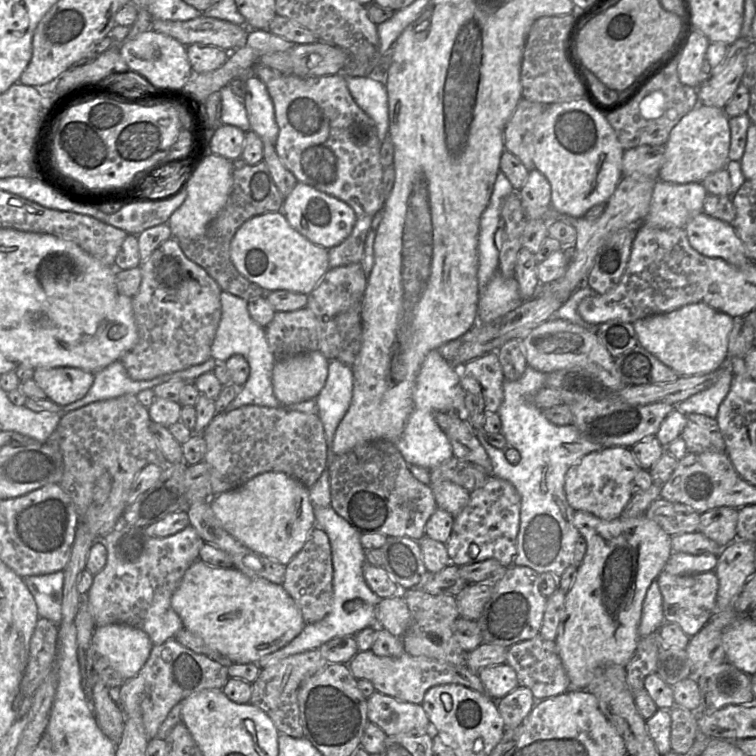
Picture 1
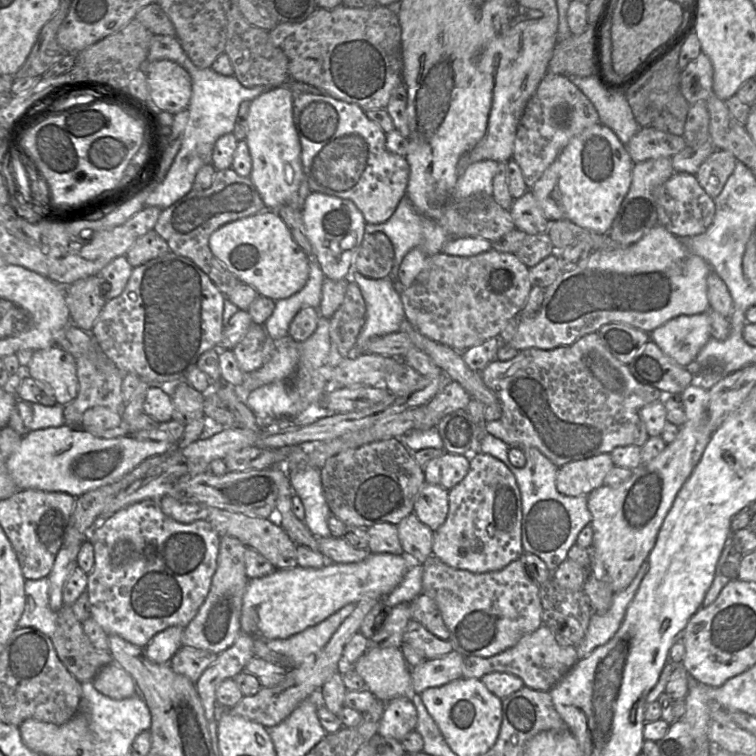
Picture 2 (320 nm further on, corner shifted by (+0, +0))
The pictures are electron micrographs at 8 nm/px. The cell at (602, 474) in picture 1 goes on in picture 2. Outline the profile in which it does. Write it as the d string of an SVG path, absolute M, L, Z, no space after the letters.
M610 453L569 462L558 469L556 488L566 496L588 495L604 485L605 476L614 466Z

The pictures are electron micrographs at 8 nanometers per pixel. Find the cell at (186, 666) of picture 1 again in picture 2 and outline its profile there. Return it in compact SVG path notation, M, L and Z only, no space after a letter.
M182 646L168 662L177 674L196 683L202 673L215 661L215 654L189 646Z

